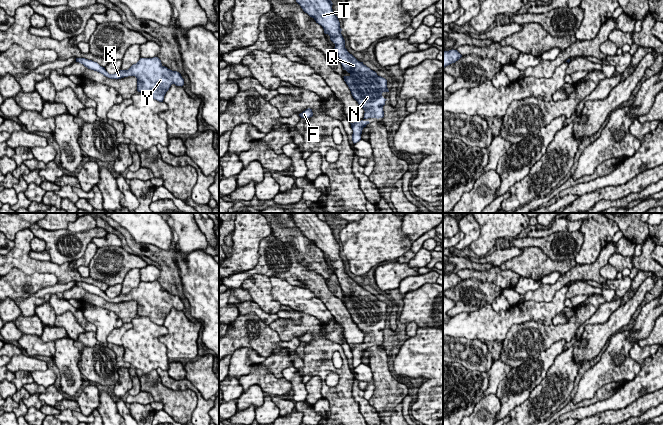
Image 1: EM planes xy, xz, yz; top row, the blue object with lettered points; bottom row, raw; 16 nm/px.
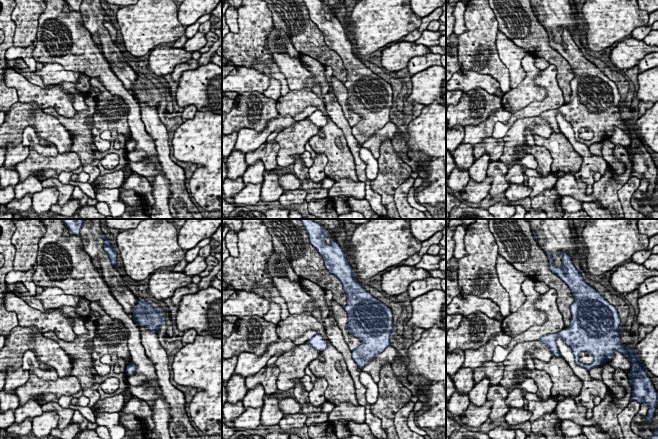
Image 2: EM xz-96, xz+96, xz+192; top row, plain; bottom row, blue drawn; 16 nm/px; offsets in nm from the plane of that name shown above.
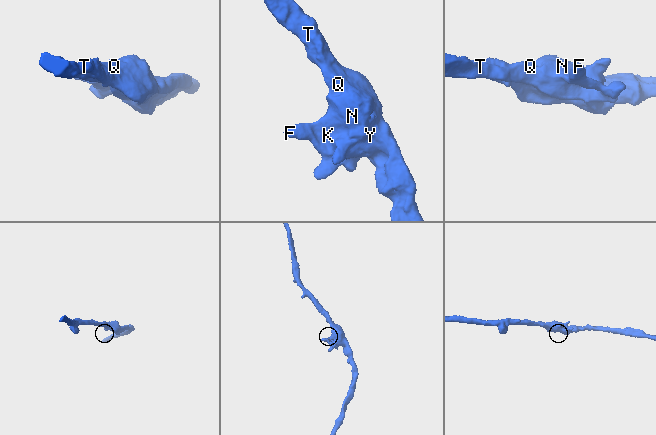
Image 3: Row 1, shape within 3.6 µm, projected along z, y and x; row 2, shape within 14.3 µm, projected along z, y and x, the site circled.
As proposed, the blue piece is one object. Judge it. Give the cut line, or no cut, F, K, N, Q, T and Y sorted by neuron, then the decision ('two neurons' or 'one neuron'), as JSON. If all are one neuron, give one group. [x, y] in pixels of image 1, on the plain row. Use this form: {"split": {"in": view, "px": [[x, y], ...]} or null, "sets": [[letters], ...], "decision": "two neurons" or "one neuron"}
{"split": null, "sets": [["F", "K", "N", "Q", "T", "Y"]], "decision": "one neuron"}

